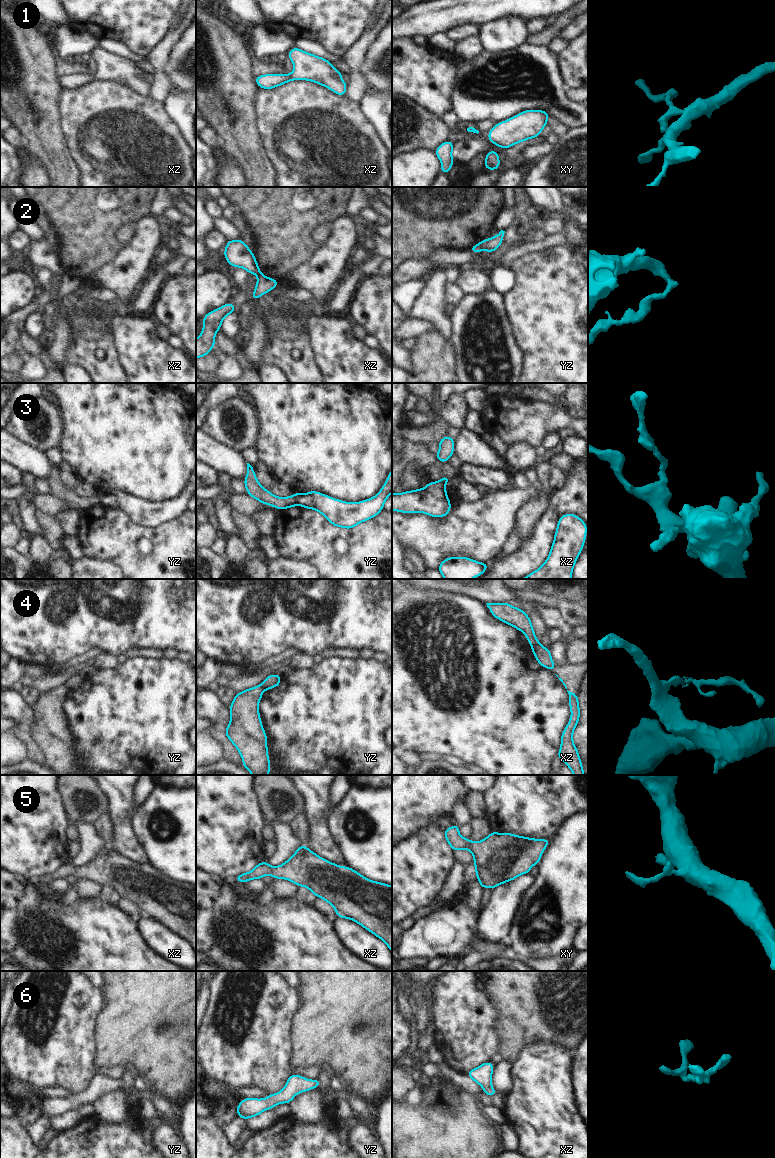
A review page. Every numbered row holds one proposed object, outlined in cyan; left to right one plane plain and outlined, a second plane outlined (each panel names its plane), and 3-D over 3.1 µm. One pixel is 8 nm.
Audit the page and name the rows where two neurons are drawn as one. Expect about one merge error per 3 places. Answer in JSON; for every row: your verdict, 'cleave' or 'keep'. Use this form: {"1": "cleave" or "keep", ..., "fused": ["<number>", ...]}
{"1": "keep", "2": "cleave", "3": "cleave", "4": "cleave", "5": "keep", "6": "keep", "fused": ["2", "3", "4"]}

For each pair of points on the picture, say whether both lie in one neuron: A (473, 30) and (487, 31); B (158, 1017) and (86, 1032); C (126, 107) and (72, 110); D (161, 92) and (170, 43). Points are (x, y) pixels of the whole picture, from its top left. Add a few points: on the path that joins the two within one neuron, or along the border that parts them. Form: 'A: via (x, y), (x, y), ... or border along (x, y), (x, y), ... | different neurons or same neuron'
A: border along (481, 26), (481, 31), (478, 35) | different neurons
B: border along (102, 1008), (95, 1029), (95, 1053) | different neurons
C: via (113, 110), (85, 110) | same neuron
D: via (160, 80), (160, 55) | same neuron

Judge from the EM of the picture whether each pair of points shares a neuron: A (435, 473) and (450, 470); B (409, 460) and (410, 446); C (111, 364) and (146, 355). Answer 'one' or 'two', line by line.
A: one
B: one
C: two

